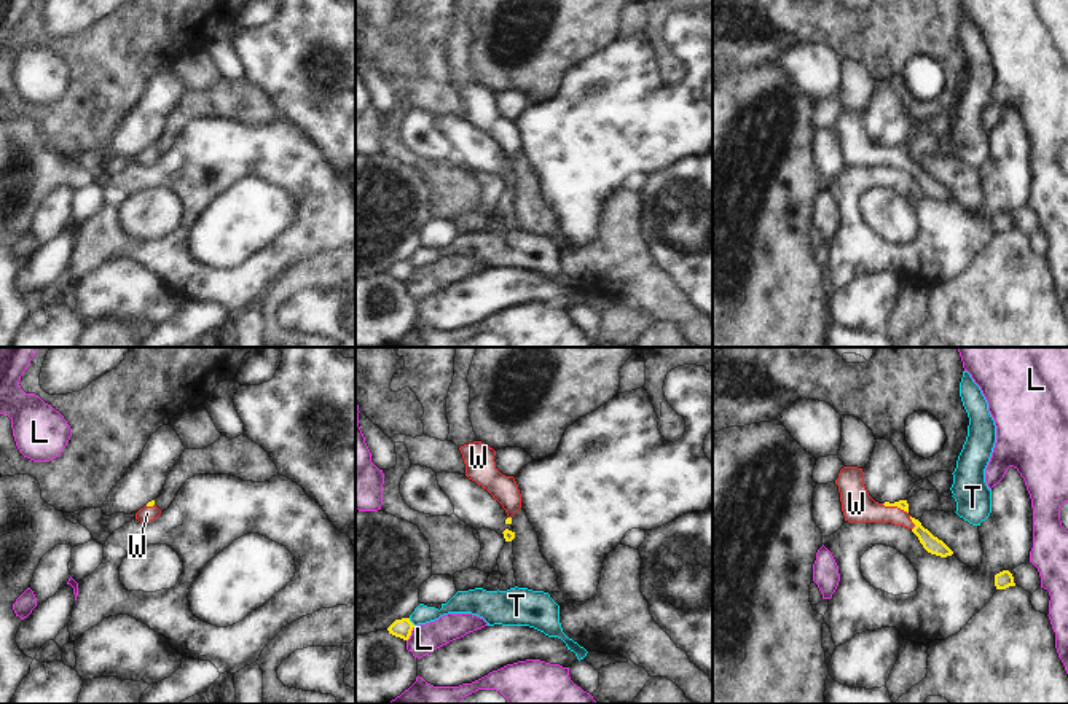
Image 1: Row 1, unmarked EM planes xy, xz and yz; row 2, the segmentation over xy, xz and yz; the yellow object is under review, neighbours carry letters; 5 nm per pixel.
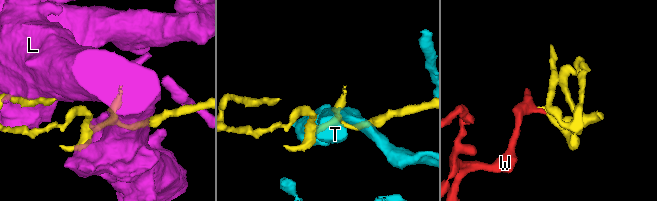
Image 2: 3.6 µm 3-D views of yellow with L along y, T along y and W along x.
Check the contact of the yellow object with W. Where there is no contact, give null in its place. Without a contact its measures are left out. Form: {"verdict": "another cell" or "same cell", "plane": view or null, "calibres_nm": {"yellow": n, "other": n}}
{"verdict": "same cell", "plane": "yz", "calibres_nm": {"yellow": 50, "other": 160}}

